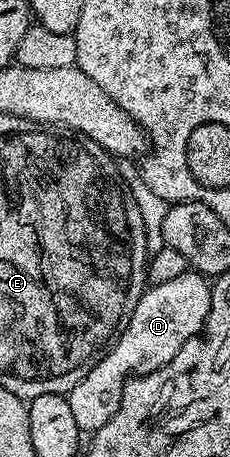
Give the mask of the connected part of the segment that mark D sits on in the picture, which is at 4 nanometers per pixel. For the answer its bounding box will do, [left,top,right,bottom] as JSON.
[66,271,211,431]

